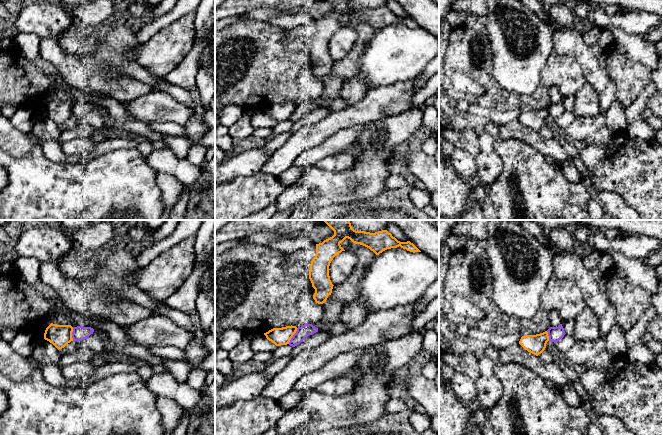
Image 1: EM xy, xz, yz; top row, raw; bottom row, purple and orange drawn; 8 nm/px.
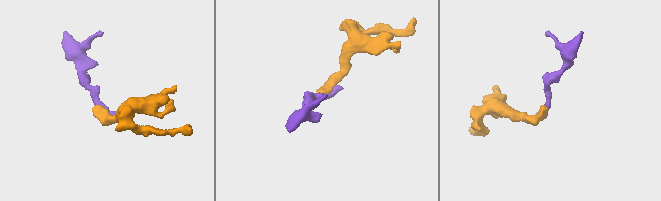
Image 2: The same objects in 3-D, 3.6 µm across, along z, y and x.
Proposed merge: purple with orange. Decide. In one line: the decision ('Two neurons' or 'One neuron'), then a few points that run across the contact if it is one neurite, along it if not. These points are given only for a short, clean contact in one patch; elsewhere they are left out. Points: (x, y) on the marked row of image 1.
Two neurons

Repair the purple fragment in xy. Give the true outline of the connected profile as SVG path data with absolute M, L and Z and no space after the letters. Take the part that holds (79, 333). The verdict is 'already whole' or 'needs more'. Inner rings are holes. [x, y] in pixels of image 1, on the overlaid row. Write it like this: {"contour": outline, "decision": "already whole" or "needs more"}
{"contour": "M19 256L13 267L24 277L28 284L32 285L36 289L40 295L54 303L60 313L70 313L72 315L75 323L78 325L73 328L73 341L84 340L93 334L95 330L102 329L108 333L109 339L120 347L133 344L133 342L127 338L125 331L117 324L108 321L105 323L92 323L82 314L66 308L54 289L46 286L39 279L40 265L41 263L35 258Z", "decision": "needs more"}

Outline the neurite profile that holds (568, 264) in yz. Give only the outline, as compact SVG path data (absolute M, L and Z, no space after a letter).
M577 249L557 251L554 253L553 266L557 277L576 281L585 305L599 318L606 313L611 303L604 275L598 268L589 270L585 267L583 252Z

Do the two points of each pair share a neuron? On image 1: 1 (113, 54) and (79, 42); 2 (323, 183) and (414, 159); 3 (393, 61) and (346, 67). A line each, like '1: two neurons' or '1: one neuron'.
1: one neuron
2: two neurons
3: two neurons

